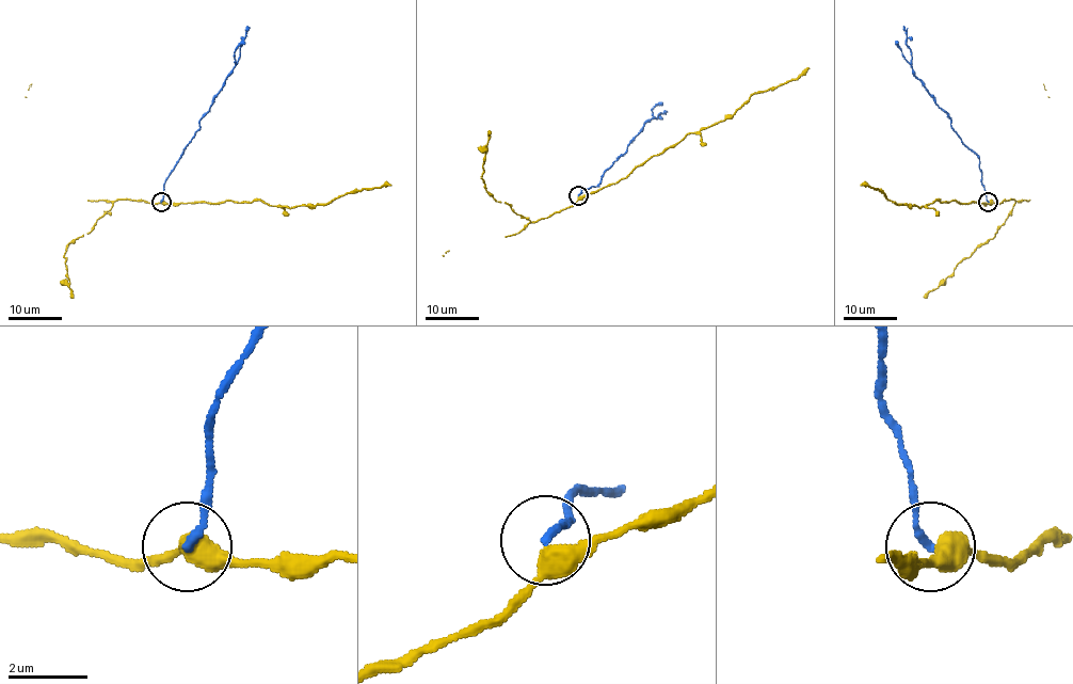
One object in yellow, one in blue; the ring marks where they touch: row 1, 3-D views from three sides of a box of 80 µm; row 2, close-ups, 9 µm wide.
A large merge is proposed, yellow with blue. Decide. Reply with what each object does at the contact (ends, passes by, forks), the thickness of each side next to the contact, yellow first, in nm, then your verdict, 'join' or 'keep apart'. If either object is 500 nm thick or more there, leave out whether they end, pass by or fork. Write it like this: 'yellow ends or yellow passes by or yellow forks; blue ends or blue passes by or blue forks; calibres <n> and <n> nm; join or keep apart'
yellow passes by; blue ends; calibres 460 and 190 nm; keep apart

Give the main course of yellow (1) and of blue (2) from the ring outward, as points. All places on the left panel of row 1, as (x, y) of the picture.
1: (161, 201), (174, 204), (260, 200), (292, 208), (331, 203), (352, 192), (390, 184)
2: (161, 201), (165, 179), (182, 148), (198, 130), (202, 117), (233, 69), (249, 27)

